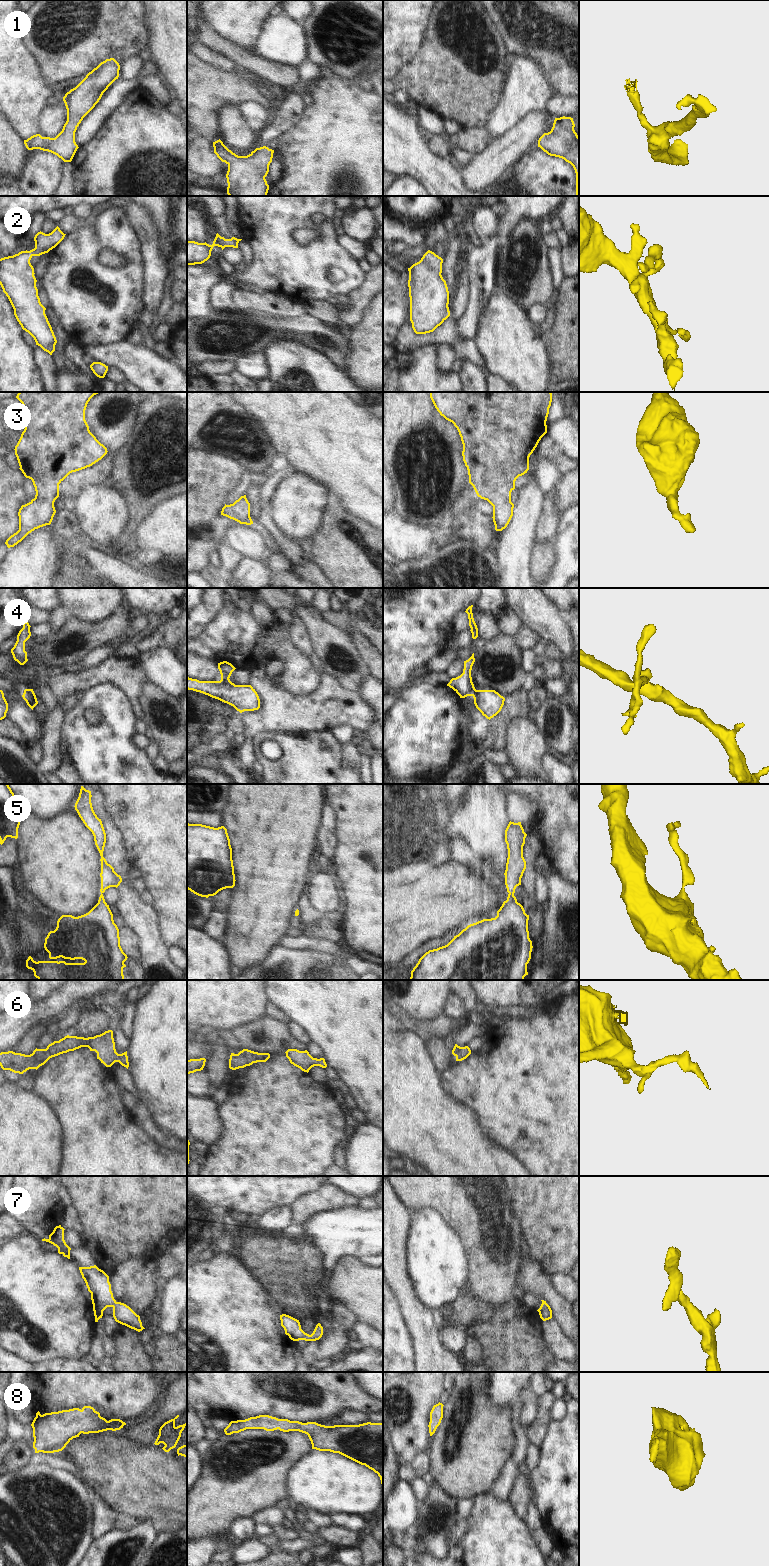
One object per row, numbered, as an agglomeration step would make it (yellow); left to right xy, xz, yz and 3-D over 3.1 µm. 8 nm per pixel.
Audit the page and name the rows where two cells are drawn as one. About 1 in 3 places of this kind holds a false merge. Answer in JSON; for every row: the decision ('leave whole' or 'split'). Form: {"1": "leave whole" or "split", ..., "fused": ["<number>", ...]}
{"1": "leave whole", "2": "leave whole", "3": "leave whole", "4": "split", "5": "leave whole", "6": "leave whole", "7": "leave whole", "8": "leave whole", "fused": ["4"]}

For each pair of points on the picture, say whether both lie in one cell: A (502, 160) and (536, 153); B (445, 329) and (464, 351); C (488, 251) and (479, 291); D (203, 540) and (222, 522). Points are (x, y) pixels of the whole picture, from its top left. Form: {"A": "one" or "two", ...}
{"A": "two", "B": "one", "C": "one", "D": "one"}

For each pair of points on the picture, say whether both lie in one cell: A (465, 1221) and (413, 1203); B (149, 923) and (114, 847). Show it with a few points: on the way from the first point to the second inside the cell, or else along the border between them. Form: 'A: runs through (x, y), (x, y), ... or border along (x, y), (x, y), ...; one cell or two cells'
A: runs through (452, 1208), (445, 1201), (426, 1201); one cell
B: runs through (131, 904), (122, 880), (121, 866); one cell

